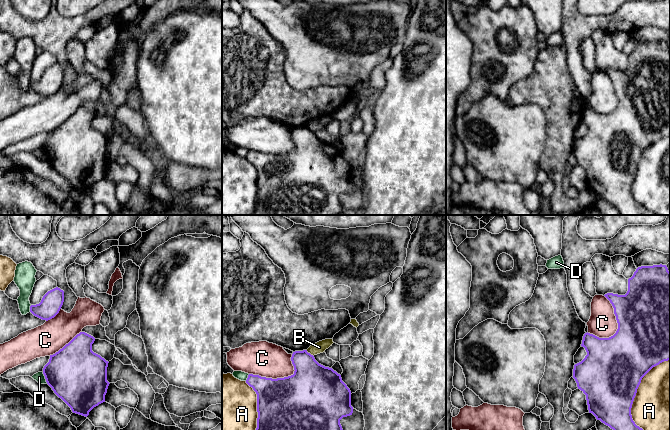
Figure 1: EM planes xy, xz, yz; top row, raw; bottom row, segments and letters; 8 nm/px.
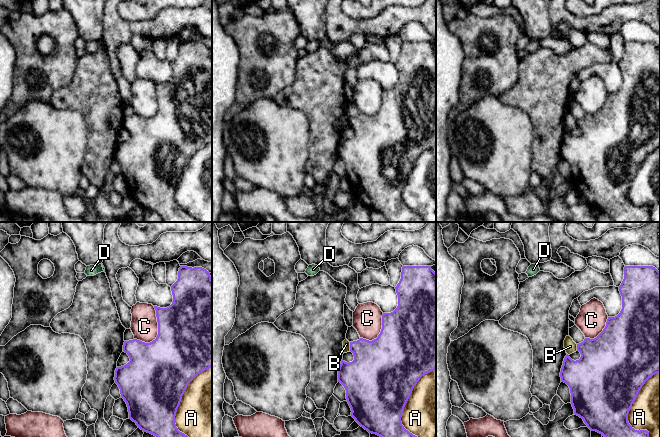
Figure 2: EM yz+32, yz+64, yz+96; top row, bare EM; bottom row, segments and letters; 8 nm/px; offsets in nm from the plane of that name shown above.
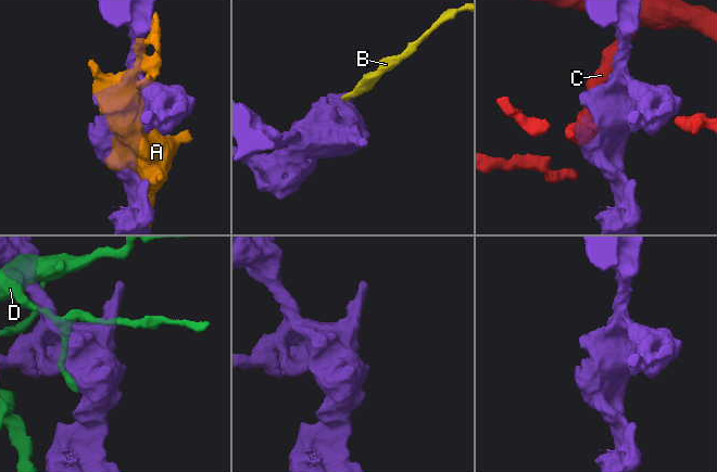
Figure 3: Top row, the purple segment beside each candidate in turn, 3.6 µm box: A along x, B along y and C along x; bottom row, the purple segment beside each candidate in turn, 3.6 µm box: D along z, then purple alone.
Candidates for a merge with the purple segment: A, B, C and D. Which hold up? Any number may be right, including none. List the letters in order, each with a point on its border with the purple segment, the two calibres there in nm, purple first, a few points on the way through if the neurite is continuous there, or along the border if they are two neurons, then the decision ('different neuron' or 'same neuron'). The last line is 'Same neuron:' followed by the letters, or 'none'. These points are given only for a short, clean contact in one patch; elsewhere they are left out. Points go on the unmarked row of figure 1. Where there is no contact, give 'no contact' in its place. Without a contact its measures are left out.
A: contact yz (634, 173); calibres 480 and 500 nm; different neuron
B: contact xz (309, 129); calibres 360 and 90 nm; border xz (306, 126), (313, 132); different neuron
C: contact yz (617, 98); calibres 500 and 220 nm; different neuron
D: contact xy (45, 154); calibres 460 and 80 nm; different neuron
Same neuron: none

